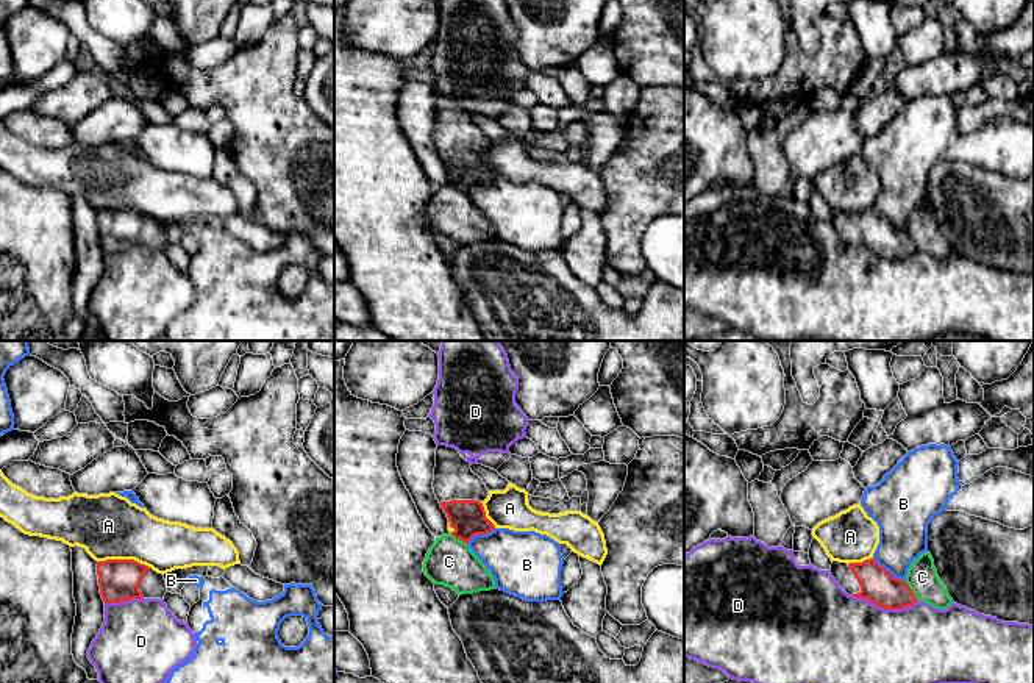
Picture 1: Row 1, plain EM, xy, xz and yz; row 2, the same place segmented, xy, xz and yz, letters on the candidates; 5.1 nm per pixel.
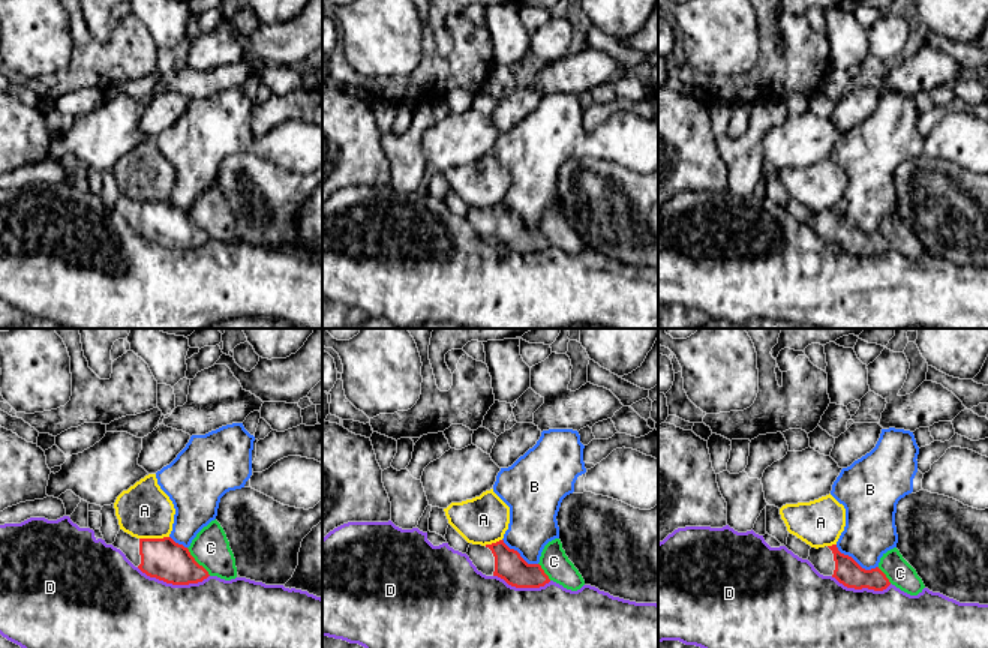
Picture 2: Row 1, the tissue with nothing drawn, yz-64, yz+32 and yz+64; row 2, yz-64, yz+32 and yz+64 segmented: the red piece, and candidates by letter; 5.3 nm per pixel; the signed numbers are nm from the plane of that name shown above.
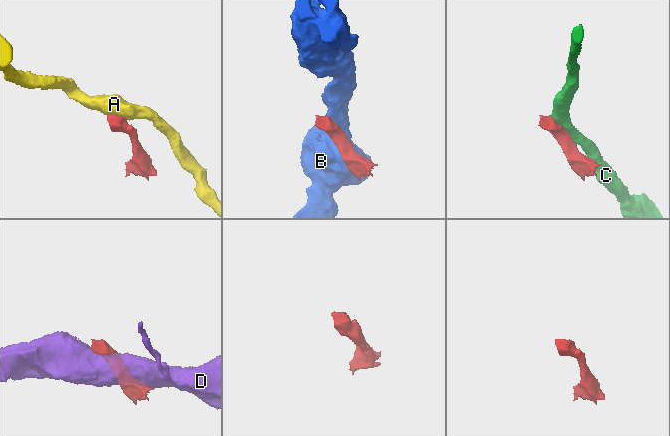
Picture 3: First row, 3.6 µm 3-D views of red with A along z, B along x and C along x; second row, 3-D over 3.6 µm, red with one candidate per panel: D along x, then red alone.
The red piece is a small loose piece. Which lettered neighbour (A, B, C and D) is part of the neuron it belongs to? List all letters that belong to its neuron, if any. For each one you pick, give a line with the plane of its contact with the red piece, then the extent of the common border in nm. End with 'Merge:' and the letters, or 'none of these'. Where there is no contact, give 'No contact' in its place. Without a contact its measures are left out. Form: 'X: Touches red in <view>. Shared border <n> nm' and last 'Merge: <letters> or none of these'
Merge: none of these

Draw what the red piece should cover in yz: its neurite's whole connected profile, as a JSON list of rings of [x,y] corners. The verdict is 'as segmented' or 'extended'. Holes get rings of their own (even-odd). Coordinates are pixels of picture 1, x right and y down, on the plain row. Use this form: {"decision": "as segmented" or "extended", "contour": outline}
{"decision": "extended", "contour": [[[873,208],[850,214],[833,211],[831,223],[848,245],[867,249],[884,259],[903,259],[917,252],[909,234]]]}

